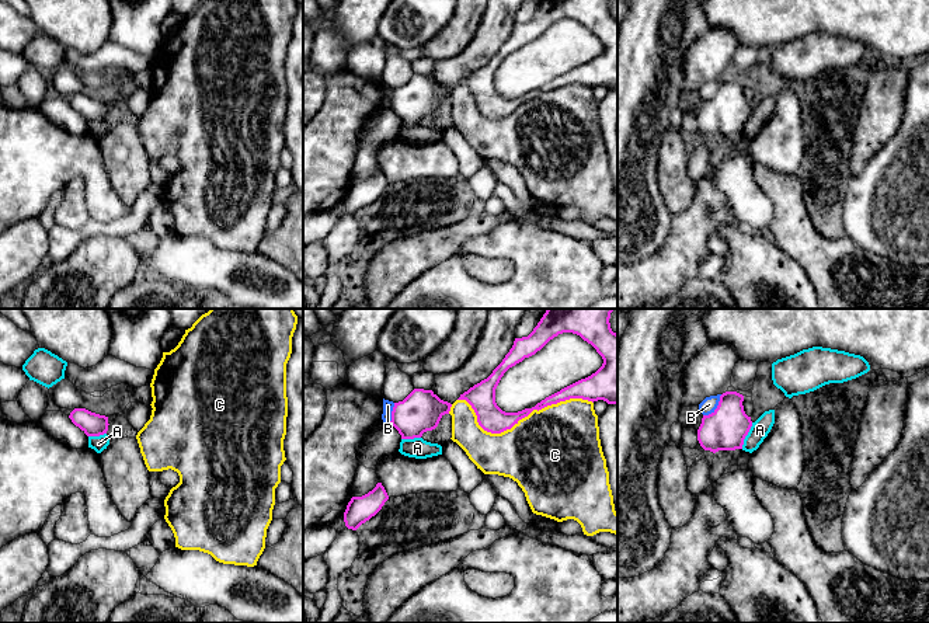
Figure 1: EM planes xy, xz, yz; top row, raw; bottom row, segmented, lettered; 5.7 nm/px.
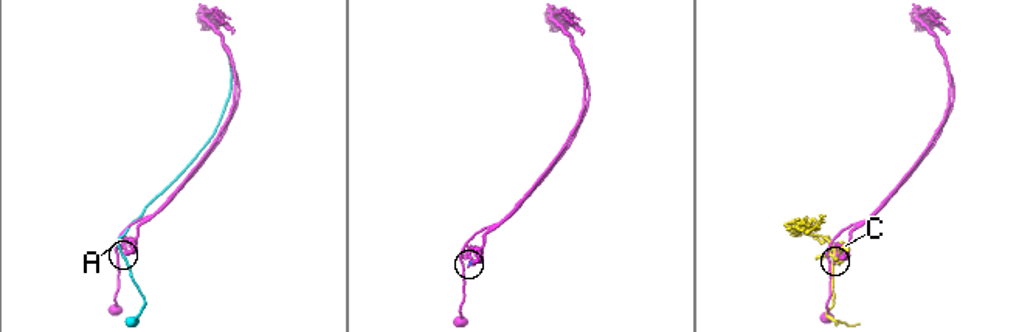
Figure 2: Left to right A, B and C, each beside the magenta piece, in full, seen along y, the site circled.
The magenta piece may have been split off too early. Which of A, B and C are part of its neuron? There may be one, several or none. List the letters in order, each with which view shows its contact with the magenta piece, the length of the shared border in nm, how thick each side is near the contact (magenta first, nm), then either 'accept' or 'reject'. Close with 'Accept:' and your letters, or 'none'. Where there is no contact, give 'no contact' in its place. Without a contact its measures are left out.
A: meets magenta in yz; contact 170 nm long; 240 nm thick on the magenta side, 110 nm on the other; reject
B: meets magenta in yz; contact 170 nm long; 240 nm thick on the magenta side, 90 nm on the other; reject
C: meets magenta in xz; contact 800 nm long; 160 nm thick on the magenta side, 480 nm on the other; reject
Accept: none

